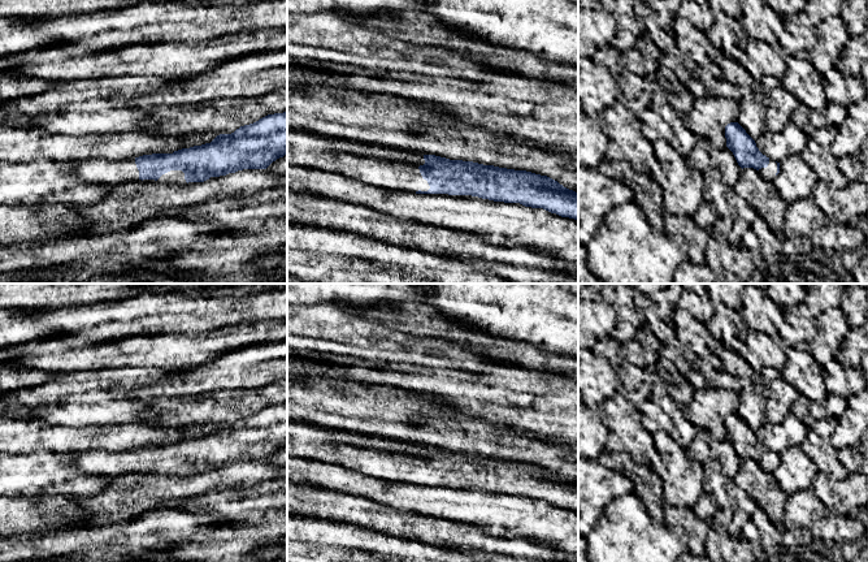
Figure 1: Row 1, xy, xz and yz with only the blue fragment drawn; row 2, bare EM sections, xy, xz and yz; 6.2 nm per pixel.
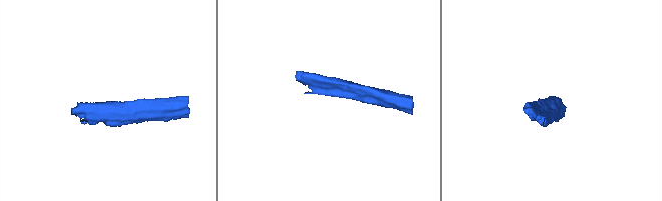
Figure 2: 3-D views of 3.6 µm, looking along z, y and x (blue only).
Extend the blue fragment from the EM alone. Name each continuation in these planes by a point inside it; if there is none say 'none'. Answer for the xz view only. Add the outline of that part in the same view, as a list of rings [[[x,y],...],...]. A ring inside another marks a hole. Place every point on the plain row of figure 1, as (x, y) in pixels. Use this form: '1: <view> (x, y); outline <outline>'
1: xz (306, 440); outline [[[287,420],[287,457],[309,458],[324,463],[339,463],[342,467],[391,483],[416,484],[418,481],[428,483],[430,480],[417,457],[355,446],[350,442],[351,435],[355,433],[320,427],[307,422]]]

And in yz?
1: yz (769, 463); outline [[[769,450],[769,455],[767,459],[761,459],[758,462],[767,472],[771,472],[776,468],[777,464],[777,454]]]

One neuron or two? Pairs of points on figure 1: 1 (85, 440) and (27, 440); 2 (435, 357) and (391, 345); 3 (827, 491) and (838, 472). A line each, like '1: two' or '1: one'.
1: one
2: one
3: two

